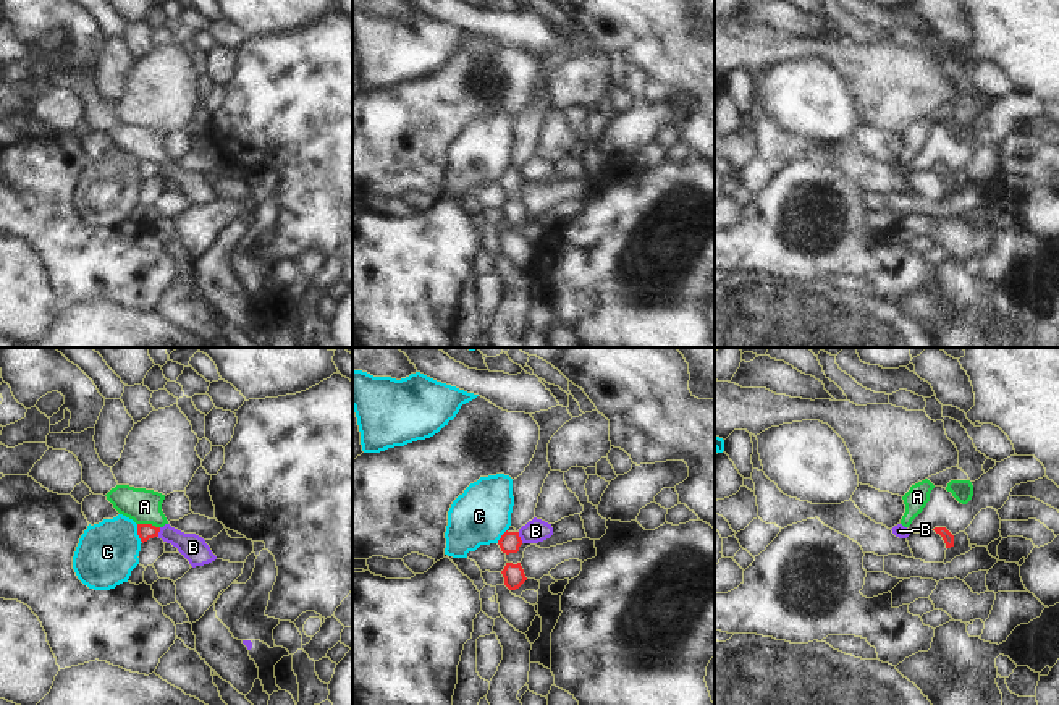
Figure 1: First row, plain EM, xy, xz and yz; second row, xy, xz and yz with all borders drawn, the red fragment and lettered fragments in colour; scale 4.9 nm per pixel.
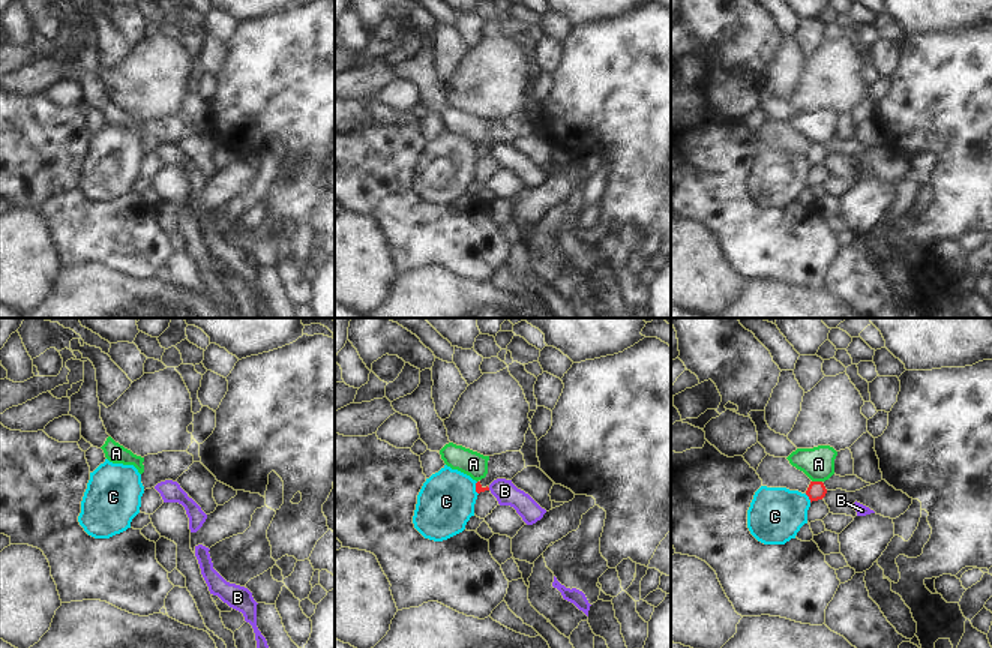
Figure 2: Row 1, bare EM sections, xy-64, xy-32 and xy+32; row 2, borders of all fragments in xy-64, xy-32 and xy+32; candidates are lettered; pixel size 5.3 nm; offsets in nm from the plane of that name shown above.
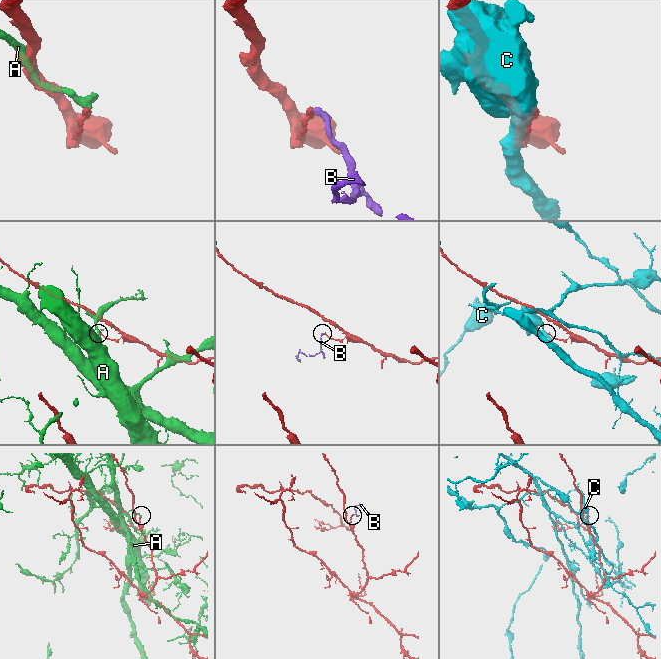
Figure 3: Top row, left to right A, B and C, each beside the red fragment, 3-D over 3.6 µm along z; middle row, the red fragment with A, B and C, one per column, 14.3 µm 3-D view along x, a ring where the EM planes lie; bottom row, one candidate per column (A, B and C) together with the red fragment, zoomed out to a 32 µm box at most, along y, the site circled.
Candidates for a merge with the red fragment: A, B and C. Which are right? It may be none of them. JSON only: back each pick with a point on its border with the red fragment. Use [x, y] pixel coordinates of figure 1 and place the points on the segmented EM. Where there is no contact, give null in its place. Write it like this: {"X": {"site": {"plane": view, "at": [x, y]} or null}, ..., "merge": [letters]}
{"merge": []}

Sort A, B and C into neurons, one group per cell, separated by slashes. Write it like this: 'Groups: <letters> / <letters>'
Groups: A B / C

